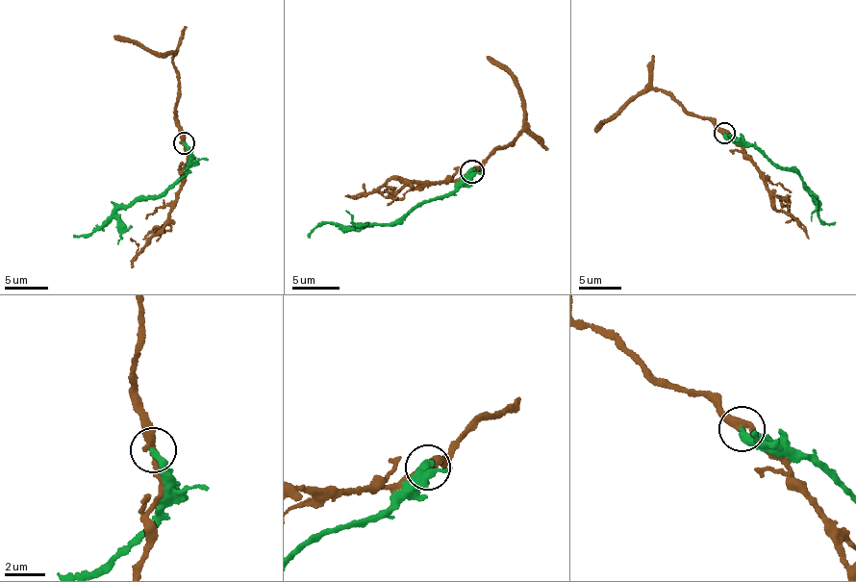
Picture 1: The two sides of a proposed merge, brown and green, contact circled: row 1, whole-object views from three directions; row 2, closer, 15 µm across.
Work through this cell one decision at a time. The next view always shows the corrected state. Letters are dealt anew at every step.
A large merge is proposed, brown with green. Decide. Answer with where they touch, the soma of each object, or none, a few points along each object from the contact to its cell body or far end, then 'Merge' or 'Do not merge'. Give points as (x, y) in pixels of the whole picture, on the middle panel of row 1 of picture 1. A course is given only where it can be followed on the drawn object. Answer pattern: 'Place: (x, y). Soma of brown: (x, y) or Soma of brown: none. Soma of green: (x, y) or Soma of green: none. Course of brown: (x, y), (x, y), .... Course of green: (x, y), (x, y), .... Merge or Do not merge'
Place: (471, 171). Soma of brown: none. Soma of green: none. Course of brown: (471, 172), (516, 138), (524, 113), (513, 74), (488, 58). Course of green: (472, 170), (469, 171), (467, 180), (424, 200), (401, 220), (361, 228), (327, 222), (314, 226), (309, 238). Do not merge

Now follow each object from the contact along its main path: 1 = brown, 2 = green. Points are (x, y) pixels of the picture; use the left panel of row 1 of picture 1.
1: (182, 141), (175, 119), (178, 95), (173, 53), (155, 51), (113, 37)
2: (184, 143), (190, 158), (179, 182), (158, 195), (131, 200), (126, 205), (113, 209), (91, 233), (74, 235)

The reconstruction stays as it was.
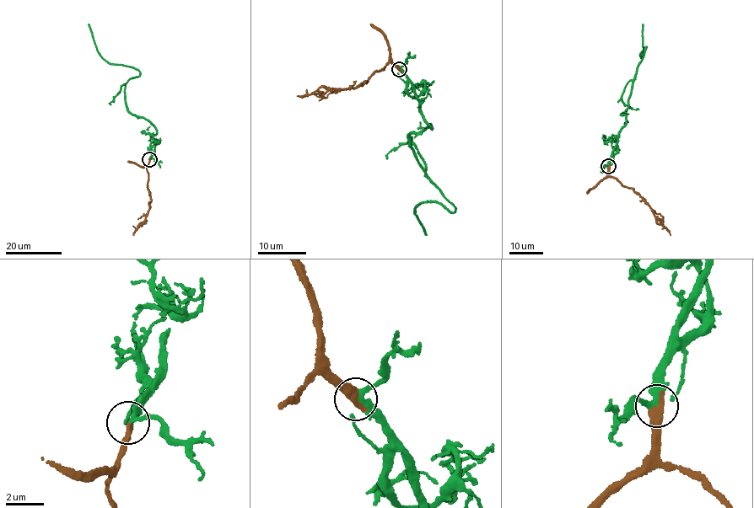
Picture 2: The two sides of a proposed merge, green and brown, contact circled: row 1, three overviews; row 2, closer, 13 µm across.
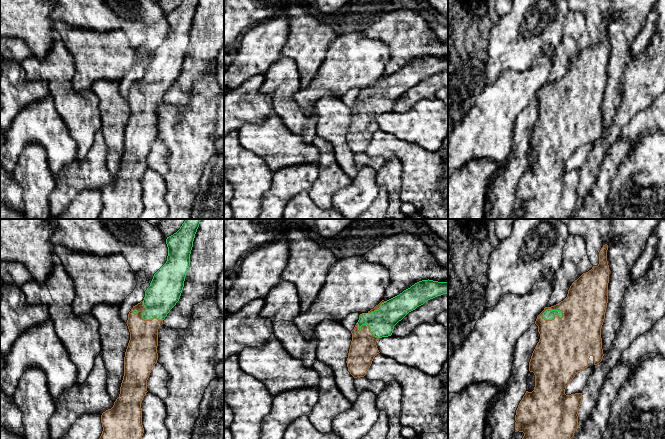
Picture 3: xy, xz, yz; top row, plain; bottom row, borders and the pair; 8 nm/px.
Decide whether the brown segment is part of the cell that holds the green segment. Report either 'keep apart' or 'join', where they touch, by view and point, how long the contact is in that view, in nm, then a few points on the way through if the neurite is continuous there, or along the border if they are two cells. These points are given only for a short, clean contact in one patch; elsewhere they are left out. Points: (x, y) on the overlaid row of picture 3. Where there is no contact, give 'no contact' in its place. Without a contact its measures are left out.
join; contact yz (550, 309); length 180 nm

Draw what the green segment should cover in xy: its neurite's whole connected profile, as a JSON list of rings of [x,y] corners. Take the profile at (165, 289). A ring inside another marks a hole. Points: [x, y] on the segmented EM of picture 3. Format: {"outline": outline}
{"outline": [[[185,219],[180,229],[167,237],[166,263],[154,274],[144,300],[128,314],[130,340],[120,394],[113,407],[101,415],[103,431],[99,439],[141,439],[143,436],[141,402],[148,392],[151,369],[158,360],[158,329],[180,299],[200,221]]]}

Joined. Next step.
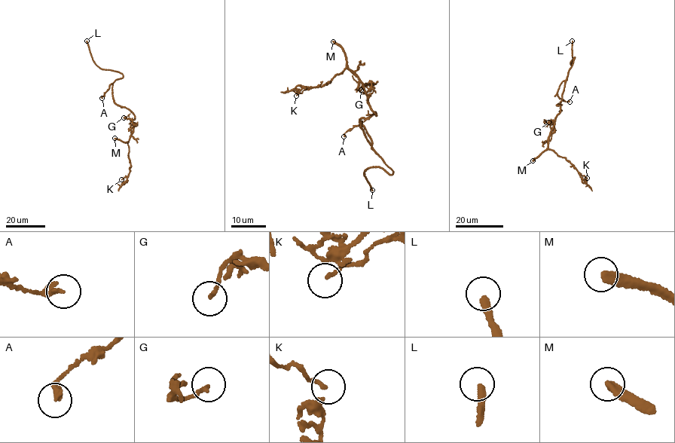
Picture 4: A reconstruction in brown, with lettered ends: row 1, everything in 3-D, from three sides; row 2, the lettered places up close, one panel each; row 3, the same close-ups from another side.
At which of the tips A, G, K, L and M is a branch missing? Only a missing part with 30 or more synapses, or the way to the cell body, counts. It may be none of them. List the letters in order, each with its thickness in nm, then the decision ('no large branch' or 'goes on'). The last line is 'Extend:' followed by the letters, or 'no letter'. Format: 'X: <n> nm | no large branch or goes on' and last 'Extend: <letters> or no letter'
A: 200 nm | no large branch
G: 150 nm | no large branch
K: 150 nm | no large branch
L: 320 nm | goes on
M: 380 nm | goes on
Extend: L, M

